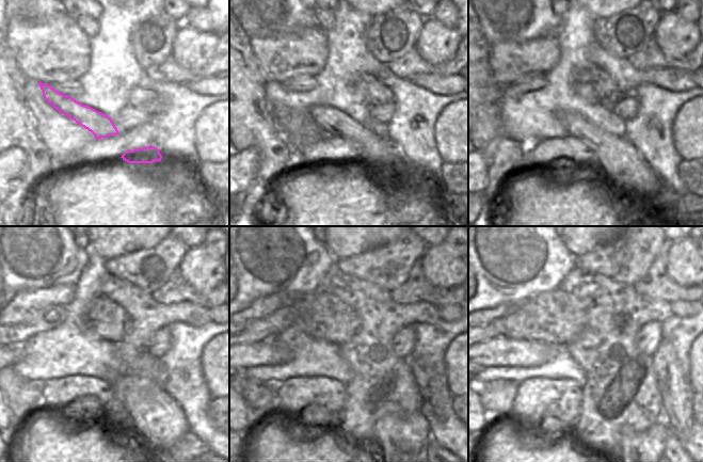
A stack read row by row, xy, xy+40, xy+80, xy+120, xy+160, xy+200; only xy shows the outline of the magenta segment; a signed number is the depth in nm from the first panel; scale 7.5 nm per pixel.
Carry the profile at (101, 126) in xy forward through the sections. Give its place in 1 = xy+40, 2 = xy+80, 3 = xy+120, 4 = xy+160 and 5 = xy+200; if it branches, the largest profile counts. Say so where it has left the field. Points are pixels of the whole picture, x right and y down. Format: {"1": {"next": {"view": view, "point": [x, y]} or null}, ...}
{"1": {"next": {"view": "xy+40", "point": [379, 158]}}, "2": {"next": {"view": "xy+80", "point": [629, 177]}}, "3": {"next": {"view": "xy+120", "point": [159, 421]}}, "4": {"next": {"view": "xy+160", "point": [402, 434]}}, "5": {"next": {"view": "xy+200", "point": [650, 443]}}}

